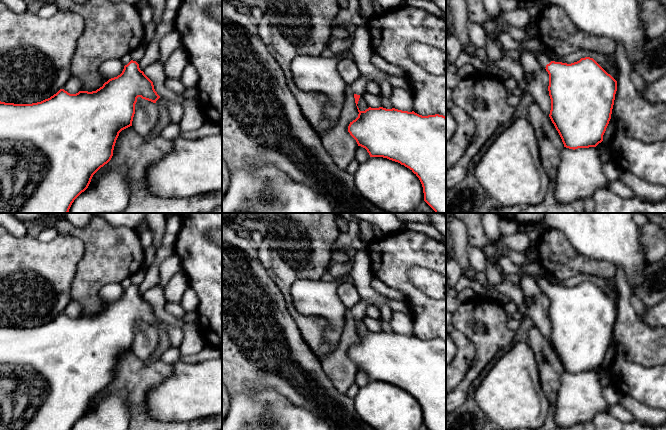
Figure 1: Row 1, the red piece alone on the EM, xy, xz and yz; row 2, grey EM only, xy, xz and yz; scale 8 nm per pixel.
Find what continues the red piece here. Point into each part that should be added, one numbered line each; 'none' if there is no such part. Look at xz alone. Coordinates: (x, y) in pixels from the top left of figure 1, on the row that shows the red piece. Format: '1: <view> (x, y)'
1: xz (360, 86)

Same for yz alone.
1: yz (543, 60)

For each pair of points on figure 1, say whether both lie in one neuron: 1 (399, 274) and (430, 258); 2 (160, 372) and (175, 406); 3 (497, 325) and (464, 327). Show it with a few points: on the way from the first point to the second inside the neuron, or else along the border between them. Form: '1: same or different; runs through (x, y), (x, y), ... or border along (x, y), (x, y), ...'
1: same; runs through (405, 266), (413, 258), (422, 258)
2: different; border along (172, 365), (172, 372), (155, 384), (146, 394)
3: same; runs through (489, 318), (472, 319)

